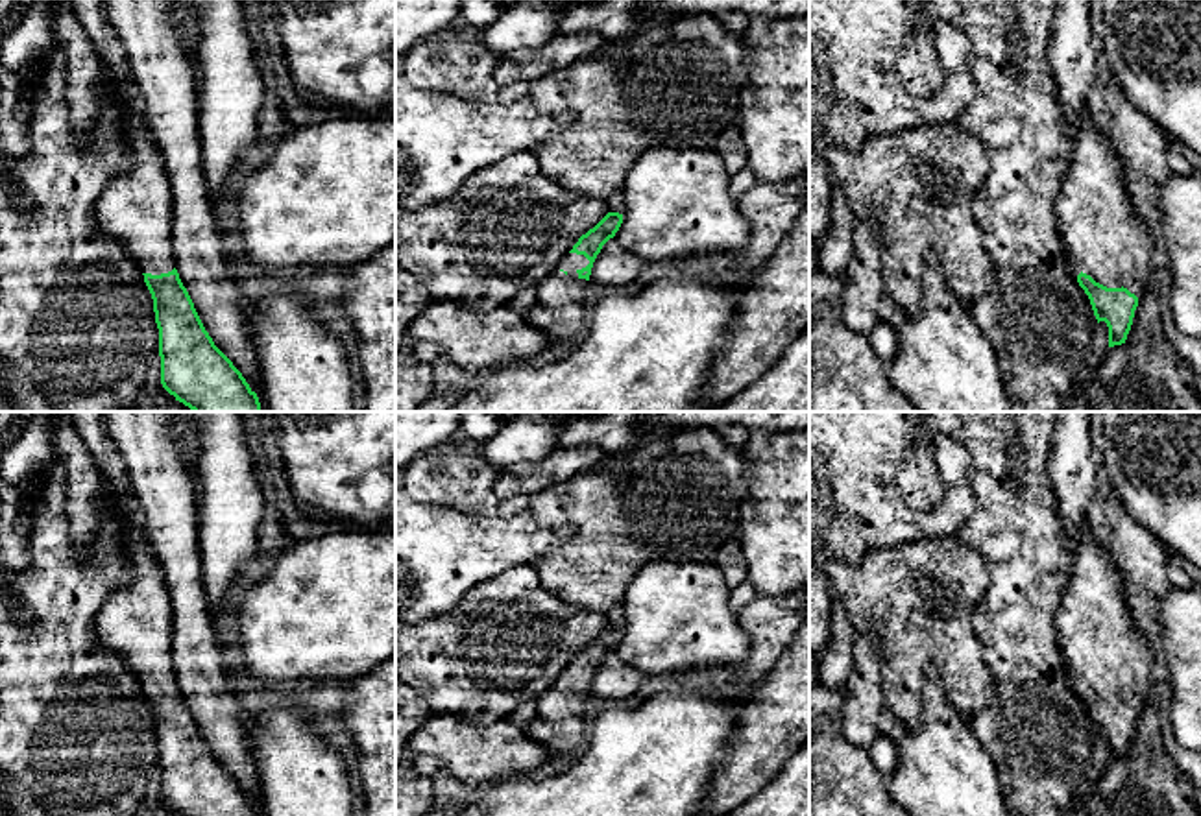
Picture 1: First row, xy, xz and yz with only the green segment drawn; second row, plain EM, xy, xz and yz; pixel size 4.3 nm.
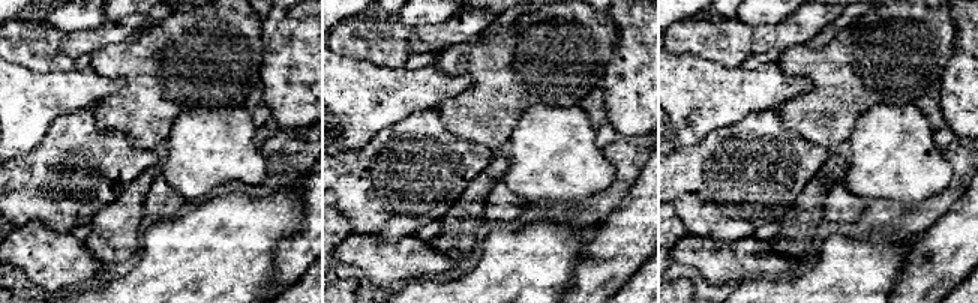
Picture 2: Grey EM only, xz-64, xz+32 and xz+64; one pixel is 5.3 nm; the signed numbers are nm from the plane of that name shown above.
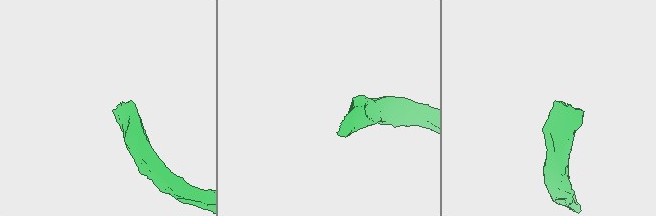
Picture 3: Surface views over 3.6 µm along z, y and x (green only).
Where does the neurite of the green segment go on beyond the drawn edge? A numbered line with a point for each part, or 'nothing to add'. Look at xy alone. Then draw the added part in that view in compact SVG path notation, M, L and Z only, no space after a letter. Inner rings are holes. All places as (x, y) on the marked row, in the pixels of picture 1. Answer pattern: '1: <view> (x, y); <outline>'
1: xy (135, 207); M133 98L122 105L122 122L135 148L135 162L107 183L94 214L100 229L127 249L142 273L168 273L176 268L172 186Z

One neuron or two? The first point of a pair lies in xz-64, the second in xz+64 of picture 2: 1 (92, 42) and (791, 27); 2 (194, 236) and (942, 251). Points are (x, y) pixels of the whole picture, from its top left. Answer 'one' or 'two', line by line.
1: one
2: two

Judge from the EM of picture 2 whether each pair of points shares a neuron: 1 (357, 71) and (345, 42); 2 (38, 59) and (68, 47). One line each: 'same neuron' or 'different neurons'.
1: different neurons
2: different neurons

